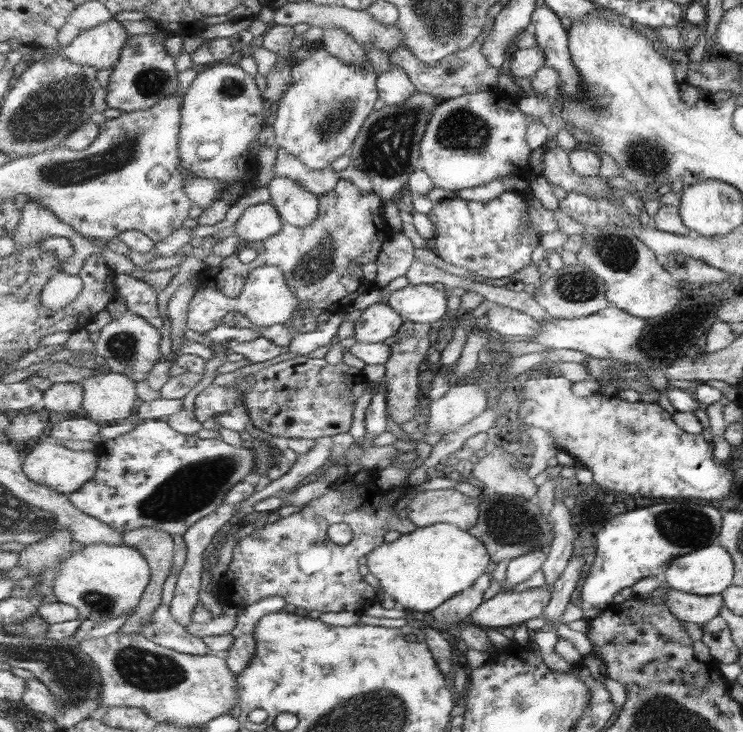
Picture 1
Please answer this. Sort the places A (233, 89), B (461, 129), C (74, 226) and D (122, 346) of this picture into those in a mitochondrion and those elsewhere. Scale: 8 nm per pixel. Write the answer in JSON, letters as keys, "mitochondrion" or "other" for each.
{"A":"mitochondrion","B":"mitochondrion","C":"other","D":"mitochondrion"}

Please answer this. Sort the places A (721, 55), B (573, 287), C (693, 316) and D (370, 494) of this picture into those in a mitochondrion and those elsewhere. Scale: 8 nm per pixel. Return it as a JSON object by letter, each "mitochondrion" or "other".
{"A":"other","B":"mitochondrion","C":"other","D":"other"}

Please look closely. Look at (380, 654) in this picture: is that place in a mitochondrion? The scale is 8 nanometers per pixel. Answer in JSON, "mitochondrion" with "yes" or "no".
{"mitochondrion":"no"}

